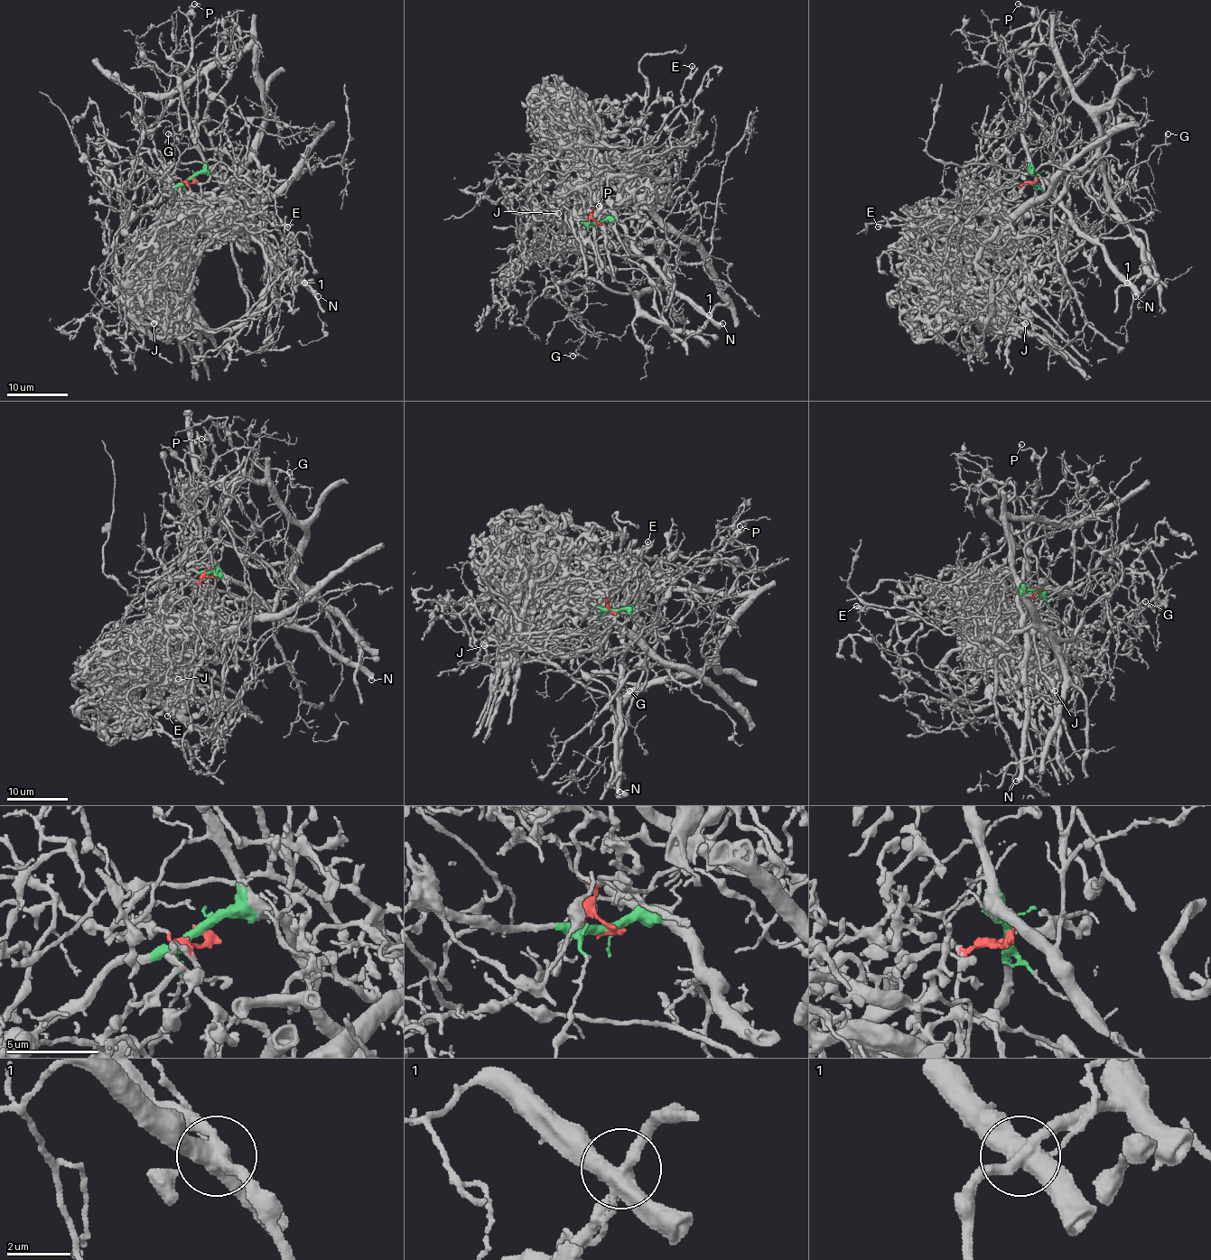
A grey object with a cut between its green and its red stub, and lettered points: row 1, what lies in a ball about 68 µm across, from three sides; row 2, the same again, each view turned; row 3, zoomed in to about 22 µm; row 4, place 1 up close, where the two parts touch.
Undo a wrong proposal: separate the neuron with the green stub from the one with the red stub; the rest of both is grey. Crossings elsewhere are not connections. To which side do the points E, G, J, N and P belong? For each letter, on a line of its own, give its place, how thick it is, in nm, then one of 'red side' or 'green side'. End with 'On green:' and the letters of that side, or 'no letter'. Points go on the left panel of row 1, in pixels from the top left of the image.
E: at (287, 226); 240 nm thick; red side
G: at (168, 134); 130 nm thick; red side
J: at (153, 323); 240 nm thick; red side
N: at (318, 296); 320 nm thick; green side
P: at (194, 4); 150 nm thick; green side
On green: N, P

